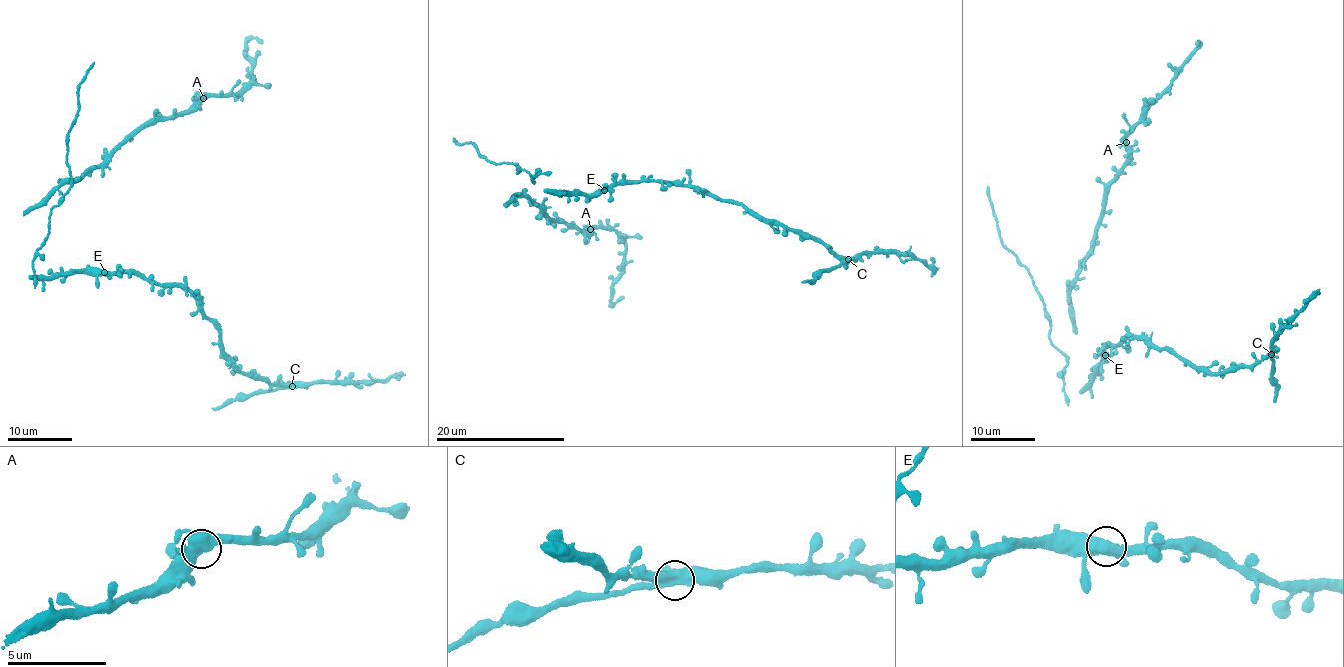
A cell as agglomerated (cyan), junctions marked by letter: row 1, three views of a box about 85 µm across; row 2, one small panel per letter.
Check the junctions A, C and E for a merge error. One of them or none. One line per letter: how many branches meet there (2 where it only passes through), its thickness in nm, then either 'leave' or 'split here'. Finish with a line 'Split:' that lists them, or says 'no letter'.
A: 4 | 480 nm | leave
C: 4 | 480 nm | split here
E: 4 | 480 nm | leave
Split: C

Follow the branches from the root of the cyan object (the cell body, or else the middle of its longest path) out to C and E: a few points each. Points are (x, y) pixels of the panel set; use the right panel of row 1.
C: (1080, 393), (1091, 384), (1099, 365), (1107, 361), (1104, 349), (1135, 335), (1214, 373), (1251, 365), (1271, 353)
E: (1080, 393), (1091, 384), (1099, 365), (1107, 361), (1105, 355)

